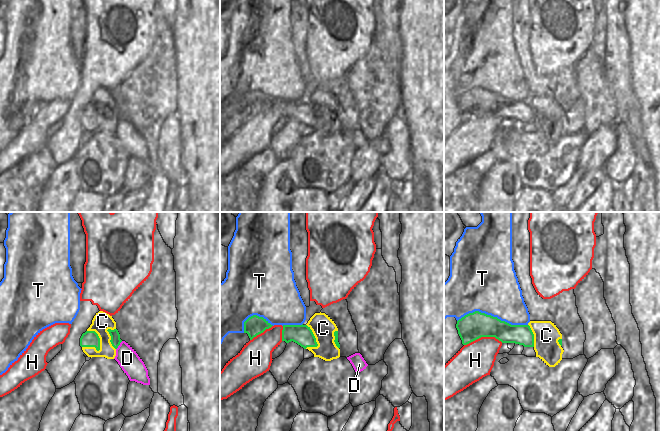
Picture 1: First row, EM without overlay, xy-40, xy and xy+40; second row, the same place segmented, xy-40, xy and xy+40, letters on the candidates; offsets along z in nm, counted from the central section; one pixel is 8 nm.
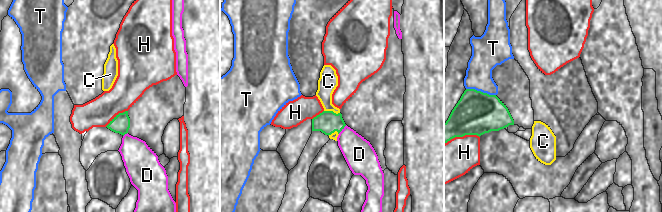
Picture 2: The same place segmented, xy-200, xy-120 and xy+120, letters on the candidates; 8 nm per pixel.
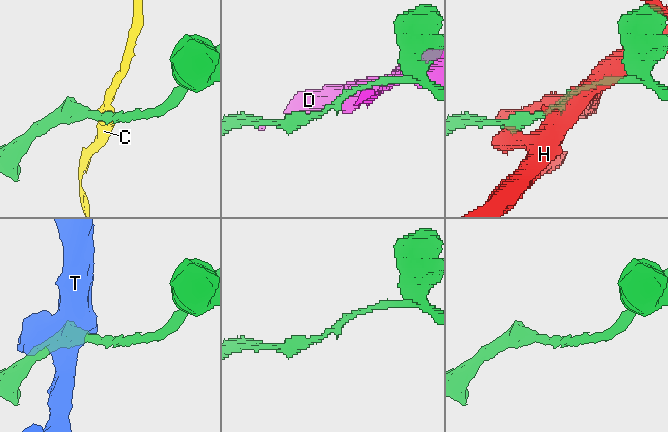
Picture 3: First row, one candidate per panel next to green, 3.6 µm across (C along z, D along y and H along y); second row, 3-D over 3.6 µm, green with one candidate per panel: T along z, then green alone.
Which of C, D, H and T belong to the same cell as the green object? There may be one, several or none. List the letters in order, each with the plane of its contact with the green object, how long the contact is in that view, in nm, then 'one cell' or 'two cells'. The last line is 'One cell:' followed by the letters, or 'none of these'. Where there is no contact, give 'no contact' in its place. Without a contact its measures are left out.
C: contact in xy-40; length 200 nm; two cells
D: contact in xy-40; length 90 nm; two cells
H: contact in xy+40; length 320 nm; two cells
T: contact in xy+40; length 550 nm; two cells
One cell: none of these

